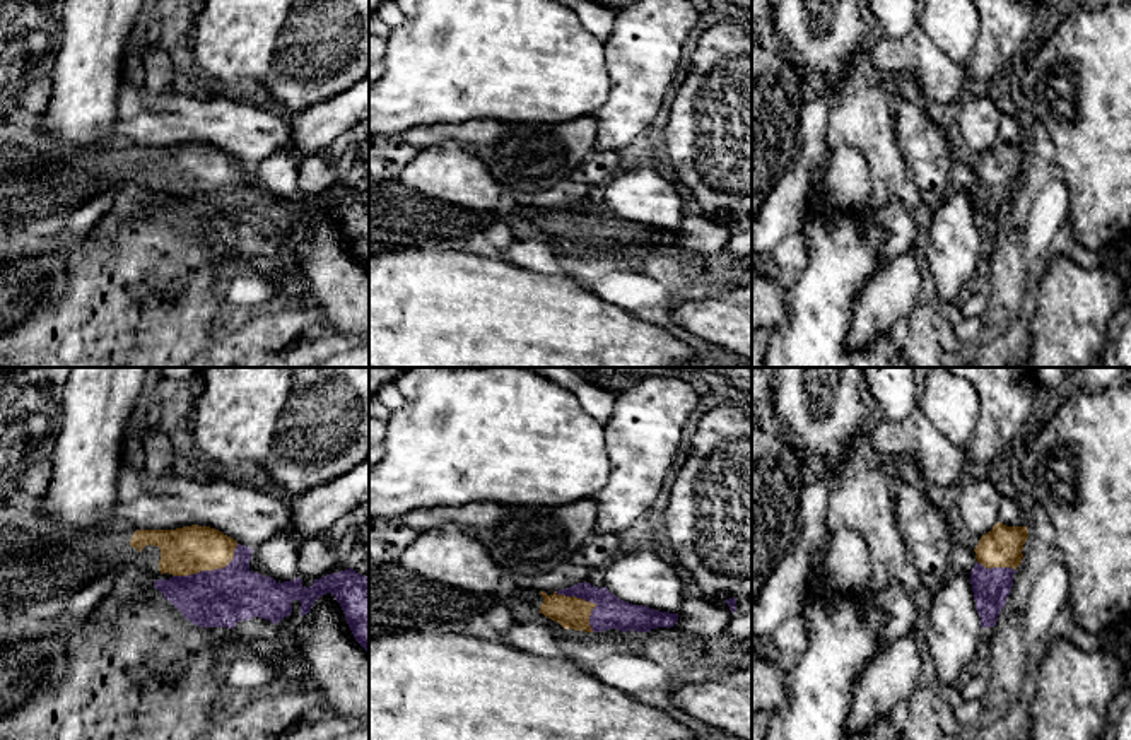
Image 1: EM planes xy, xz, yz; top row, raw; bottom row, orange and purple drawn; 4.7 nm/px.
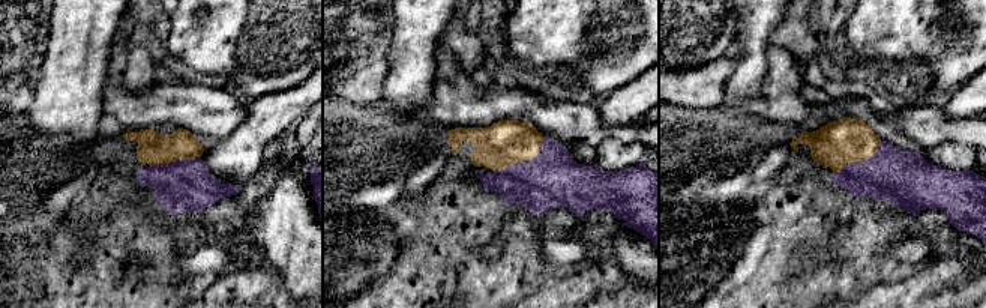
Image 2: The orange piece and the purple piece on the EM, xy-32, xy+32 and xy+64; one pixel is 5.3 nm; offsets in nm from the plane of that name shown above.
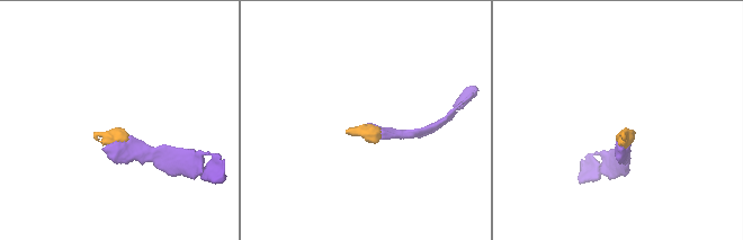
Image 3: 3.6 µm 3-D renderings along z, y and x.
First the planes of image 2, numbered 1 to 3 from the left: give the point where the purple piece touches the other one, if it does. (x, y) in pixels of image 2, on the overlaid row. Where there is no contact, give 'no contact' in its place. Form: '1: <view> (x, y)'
1: xy-32 (174, 161)
2: xy+32 (524, 160)
3: xy+64 (859, 160)

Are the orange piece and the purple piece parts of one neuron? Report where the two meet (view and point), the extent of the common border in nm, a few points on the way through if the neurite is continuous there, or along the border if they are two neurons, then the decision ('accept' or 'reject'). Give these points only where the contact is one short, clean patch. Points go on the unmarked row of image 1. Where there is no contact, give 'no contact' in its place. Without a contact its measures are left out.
xy (209, 187) | 340 nm | across xy (185, 168), (193, 171), (209, 187), (210, 200), (222, 214) | accept

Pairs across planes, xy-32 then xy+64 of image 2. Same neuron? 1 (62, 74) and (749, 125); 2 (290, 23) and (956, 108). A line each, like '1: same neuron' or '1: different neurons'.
1: different neurons
2: different neurons

